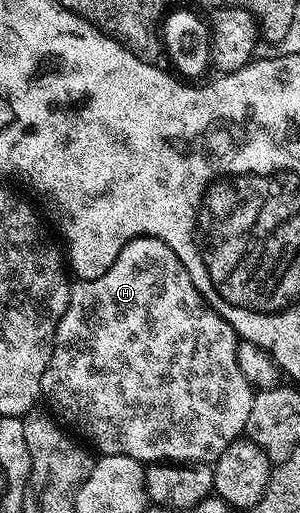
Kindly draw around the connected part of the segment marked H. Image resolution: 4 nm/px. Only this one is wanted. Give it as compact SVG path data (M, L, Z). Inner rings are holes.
M134 238L123 245L117 260L105 273L93 280L79 280L72 285L69 304L57 324L51 359L45 368L42 397L51 401L52 411L63 413L64 423L72 422L85 437L91 438L90 445L96 451L99 449L100 455L129 456L144 464L166 461L214 463L221 452L225 452L225 448L229 448L229 444L236 442L246 431L253 391L245 376L241 376L241 368L237 368L235 329L197 292L193 280L189 280L189 272L185 272L181 260L177 260L170 246L166 246L161 238Z

